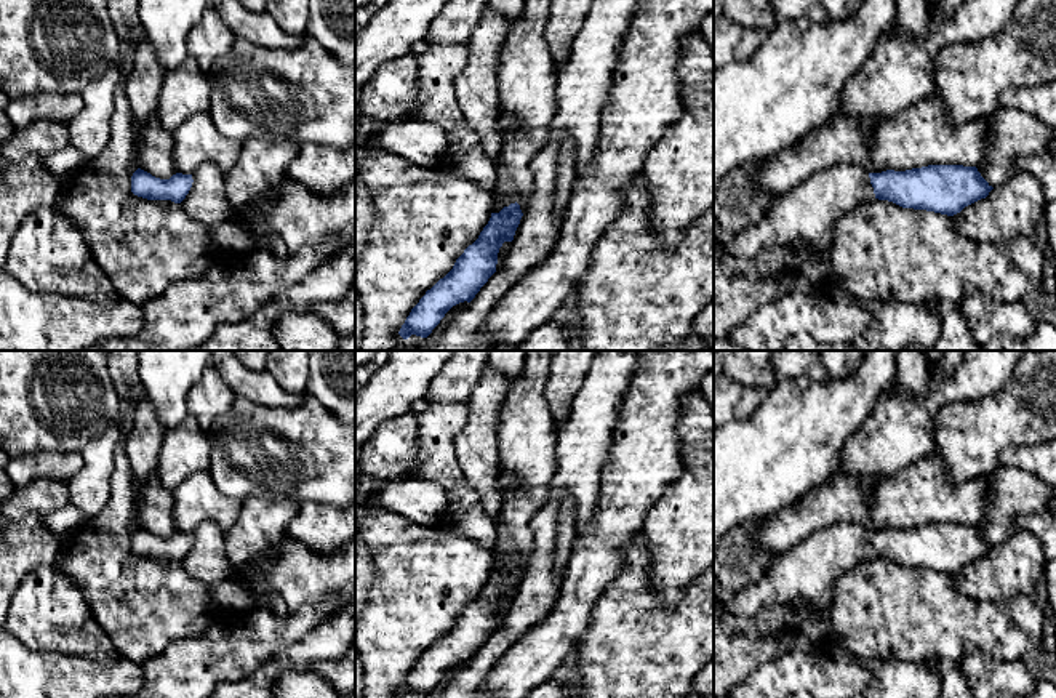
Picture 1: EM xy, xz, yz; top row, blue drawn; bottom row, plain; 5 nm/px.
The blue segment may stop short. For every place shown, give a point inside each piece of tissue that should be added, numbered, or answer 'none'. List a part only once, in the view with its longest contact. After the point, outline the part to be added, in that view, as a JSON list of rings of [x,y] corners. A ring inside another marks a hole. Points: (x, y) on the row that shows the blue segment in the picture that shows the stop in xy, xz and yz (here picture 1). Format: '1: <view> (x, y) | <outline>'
1: yz (805, 215) | [[[840,163],[779,195],[768,215],[741,232],[728,248],[734,258],[754,258],[765,247],[830,250],[834,224],[872,200],[869,173],[858,165]]]

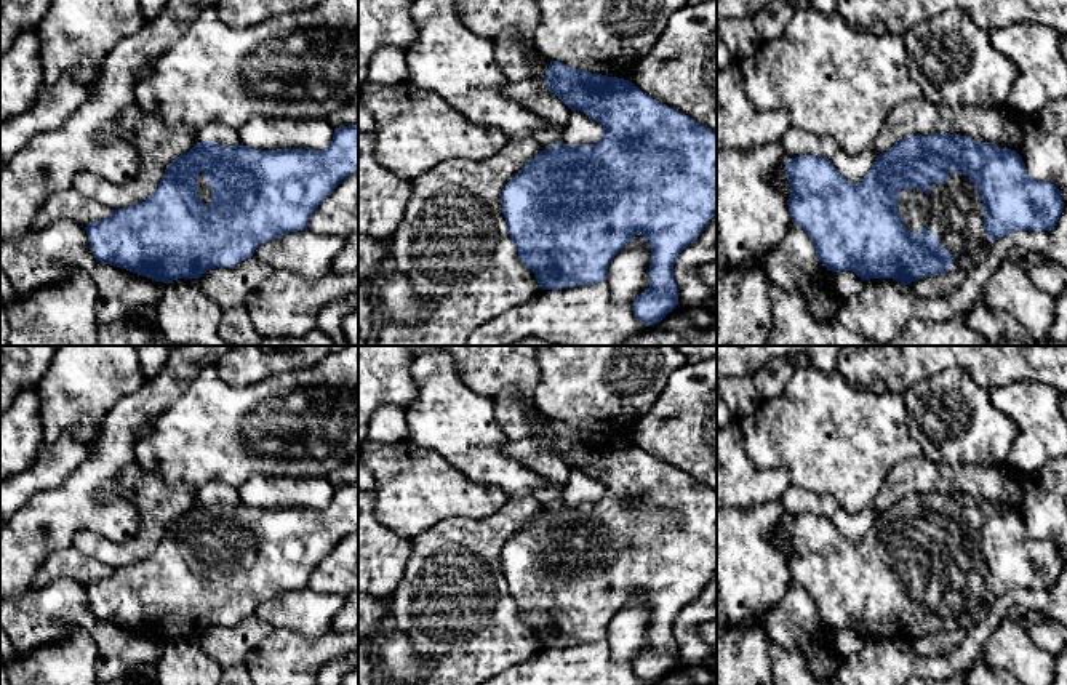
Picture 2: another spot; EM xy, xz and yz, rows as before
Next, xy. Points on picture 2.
1: xy (203, 188) | [[[198,173],[198,198],[210,206],[211,205],[211,186],[205,181],[205,173]]]

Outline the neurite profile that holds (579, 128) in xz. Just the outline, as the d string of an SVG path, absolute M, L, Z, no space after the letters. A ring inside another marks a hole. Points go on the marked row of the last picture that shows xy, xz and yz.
M571 110L561 142L566 146L595 144L603 138L603 125L581 110Z

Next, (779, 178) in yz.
M789 157L777 165L777 168L774 170L774 173L771 176L771 184L785 200L790 198L790 184L787 181L787 174L784 170L787 160L789 160Z

